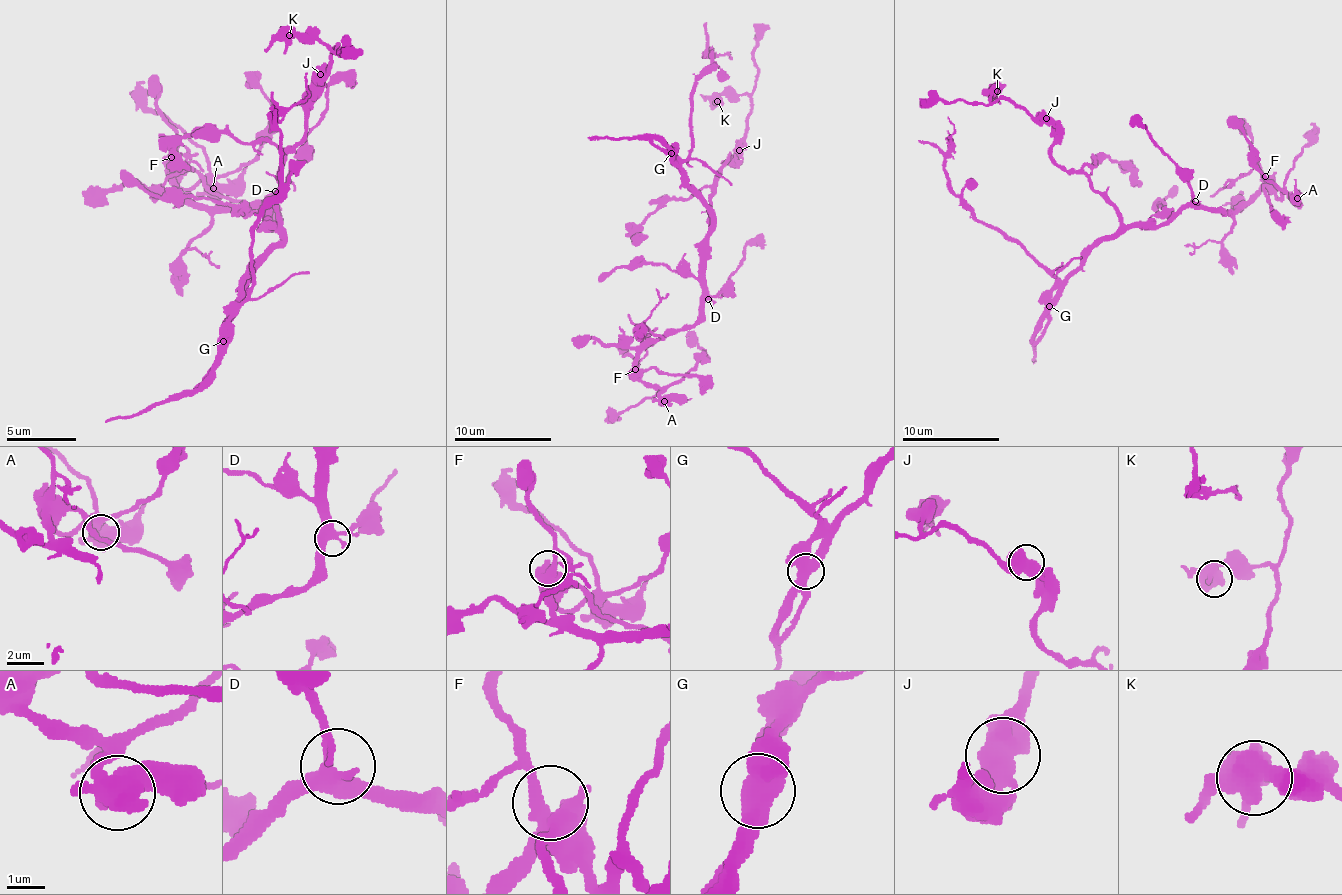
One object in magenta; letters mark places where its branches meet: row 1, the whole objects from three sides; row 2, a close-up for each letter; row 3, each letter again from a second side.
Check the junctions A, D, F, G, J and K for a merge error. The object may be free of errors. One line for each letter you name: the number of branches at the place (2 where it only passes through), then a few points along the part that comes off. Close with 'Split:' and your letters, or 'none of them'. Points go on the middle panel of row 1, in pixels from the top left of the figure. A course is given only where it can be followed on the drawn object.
G: 3 | (671, 152), (683, 160), (688, 155), (691, 91), (708, 69), (713, 50), (708, 52), (730, 57), (730, 52)
Split: G

